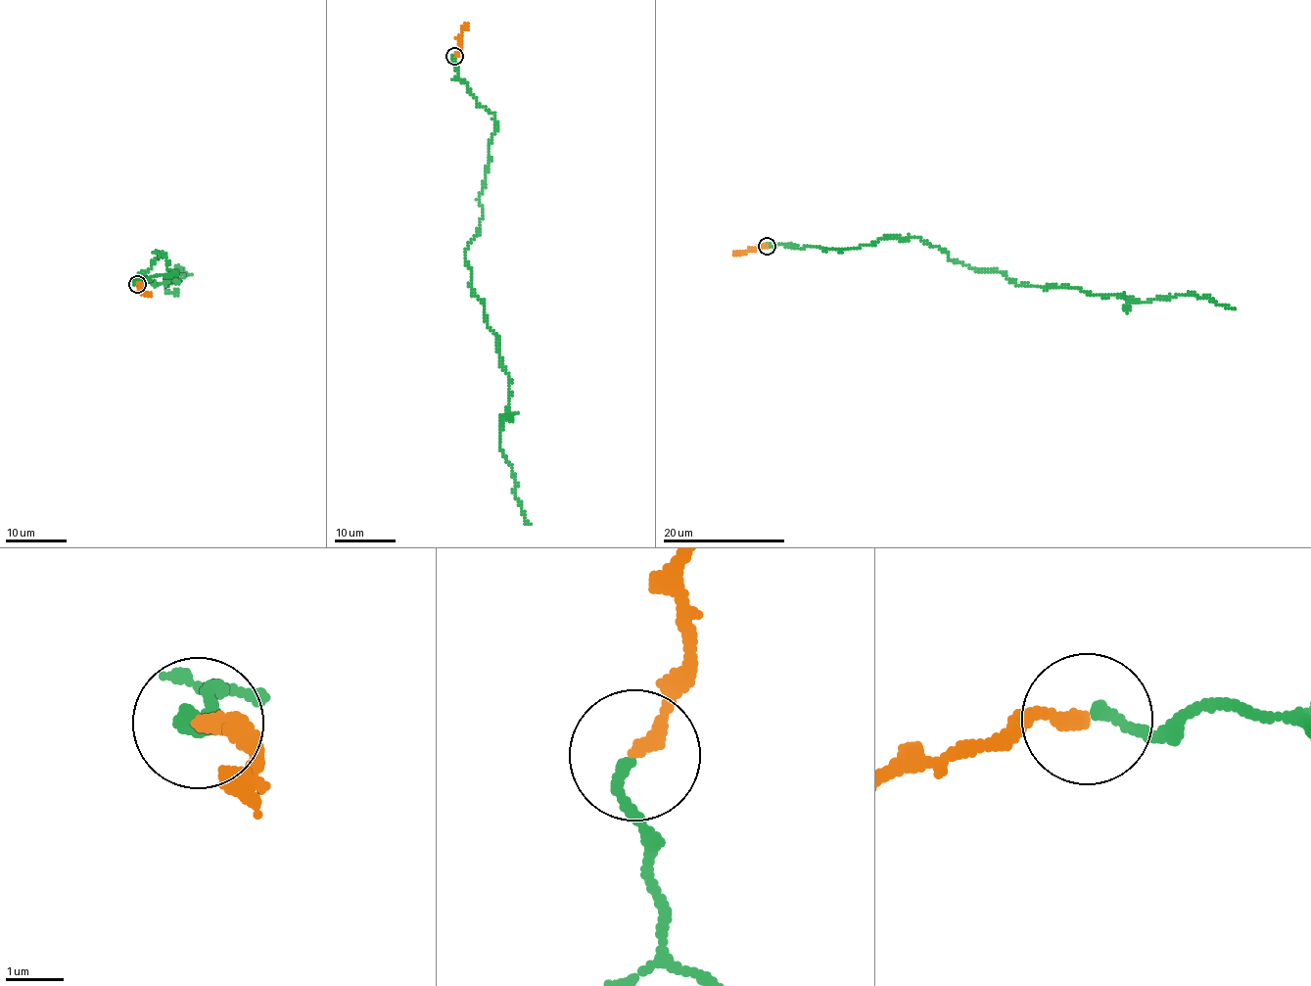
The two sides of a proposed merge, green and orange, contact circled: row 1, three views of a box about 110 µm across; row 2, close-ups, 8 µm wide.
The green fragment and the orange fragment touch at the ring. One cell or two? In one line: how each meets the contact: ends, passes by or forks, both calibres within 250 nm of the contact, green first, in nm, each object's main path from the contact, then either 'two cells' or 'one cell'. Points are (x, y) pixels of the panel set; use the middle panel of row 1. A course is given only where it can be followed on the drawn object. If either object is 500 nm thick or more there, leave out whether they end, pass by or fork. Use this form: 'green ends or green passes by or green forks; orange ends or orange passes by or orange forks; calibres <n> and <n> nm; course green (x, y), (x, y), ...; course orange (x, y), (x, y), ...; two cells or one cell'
green ends; orange ends; calibres 200 and 260 nm; course green (454, 57), (457, 75), (495, 121), (479, 233), (464, 259), (510, 377), (499, 448), (530, 525); course orange (454, 57), (460, 46), (459, 35), (467, 23); one cell

